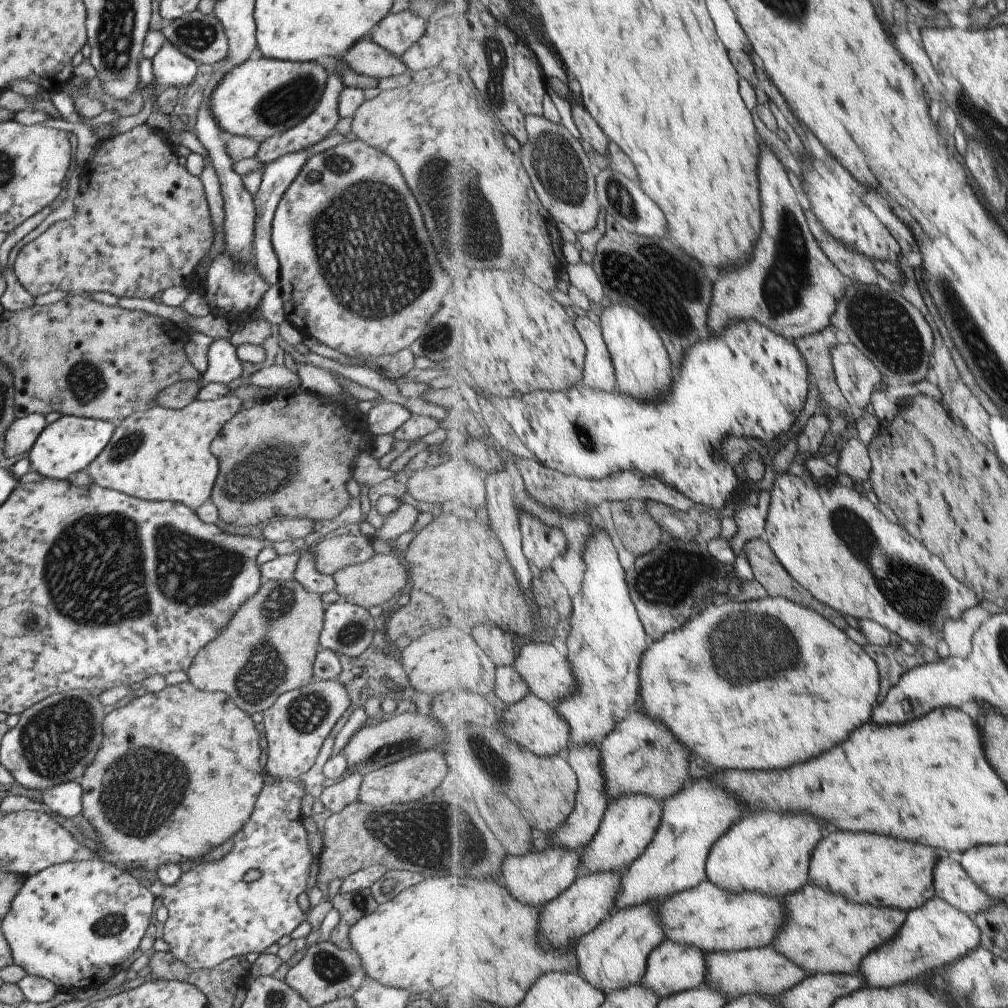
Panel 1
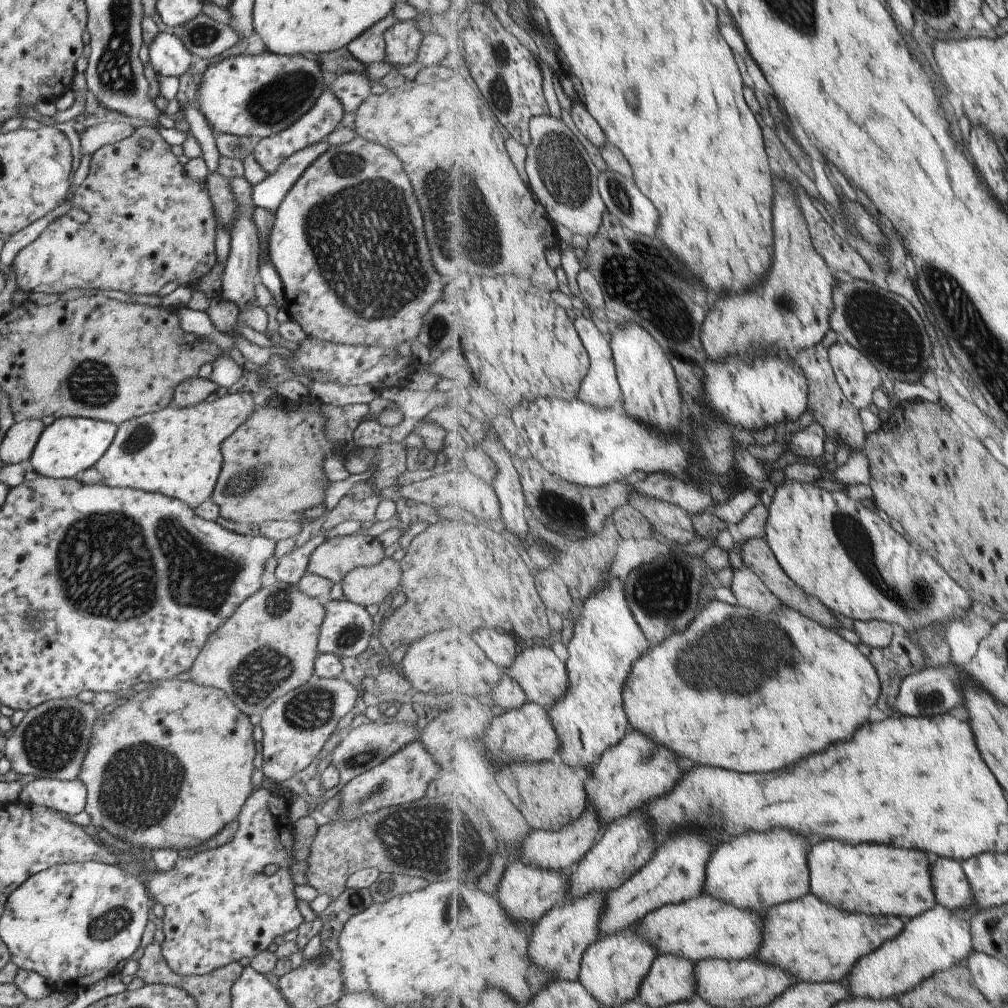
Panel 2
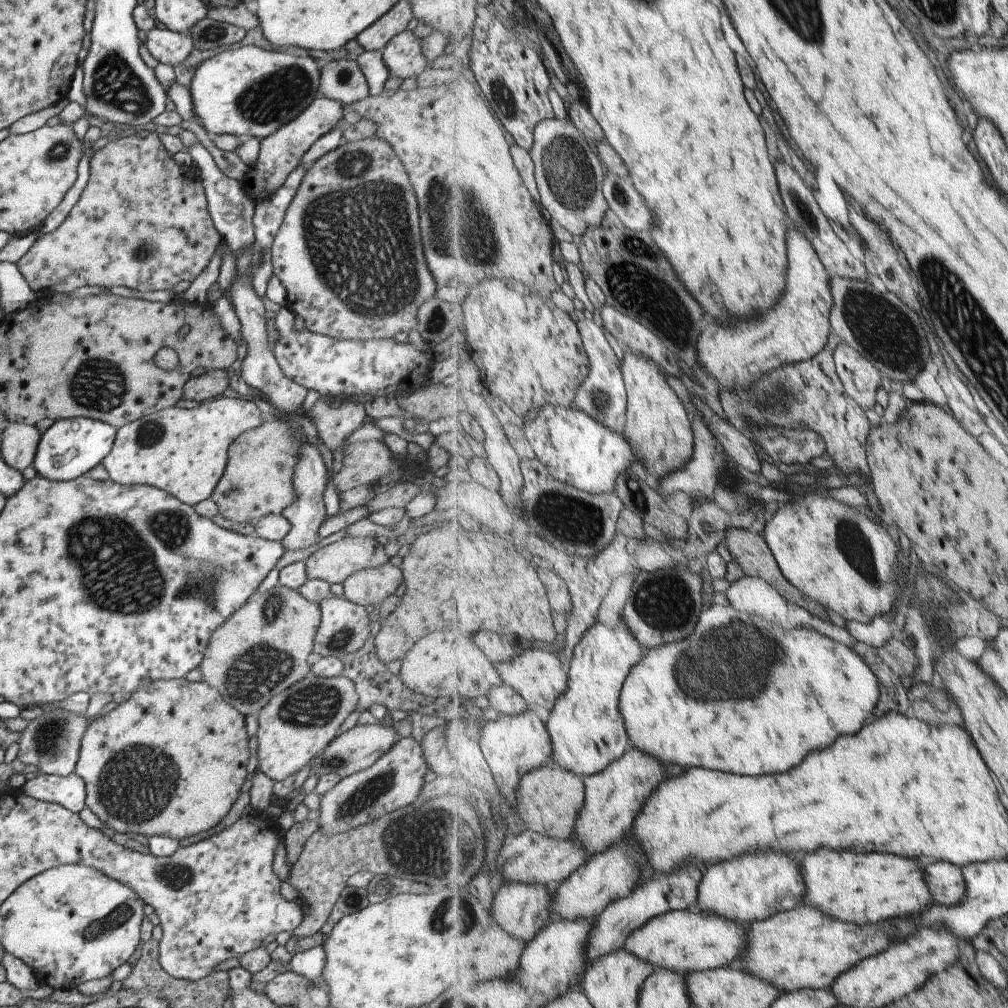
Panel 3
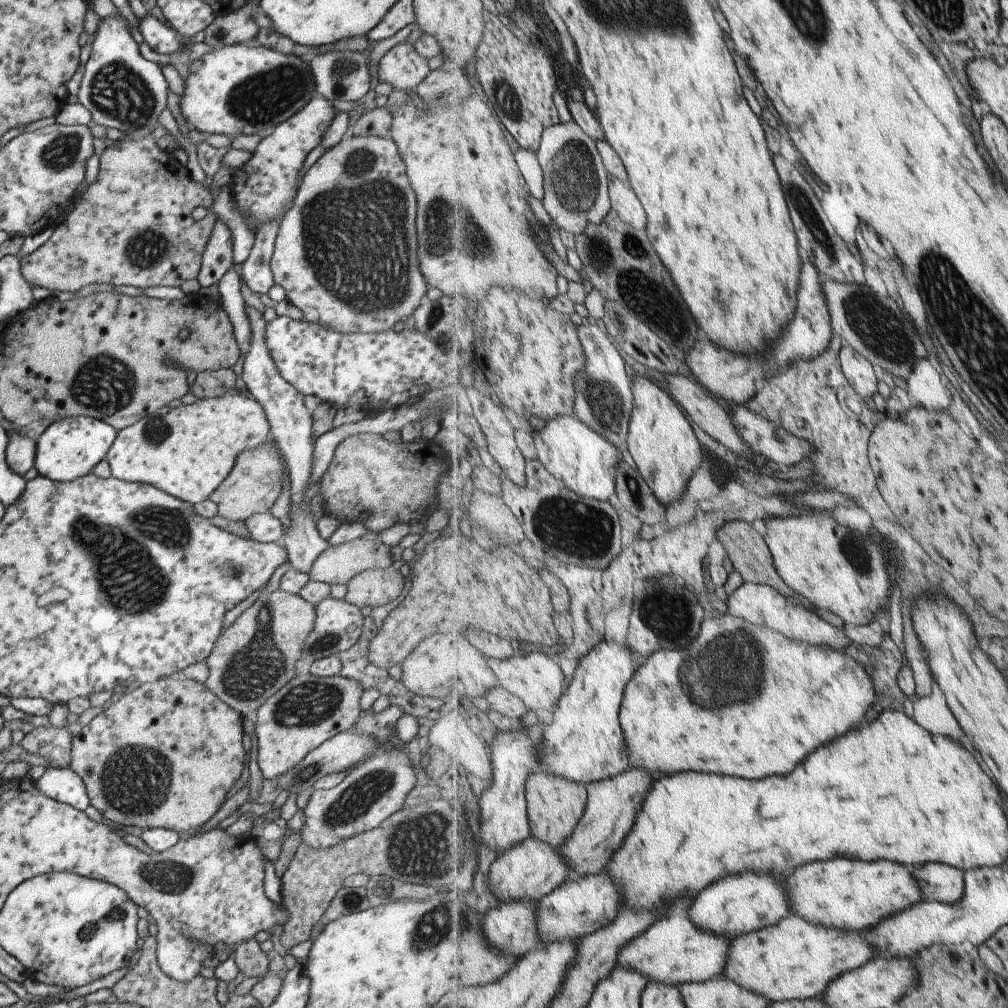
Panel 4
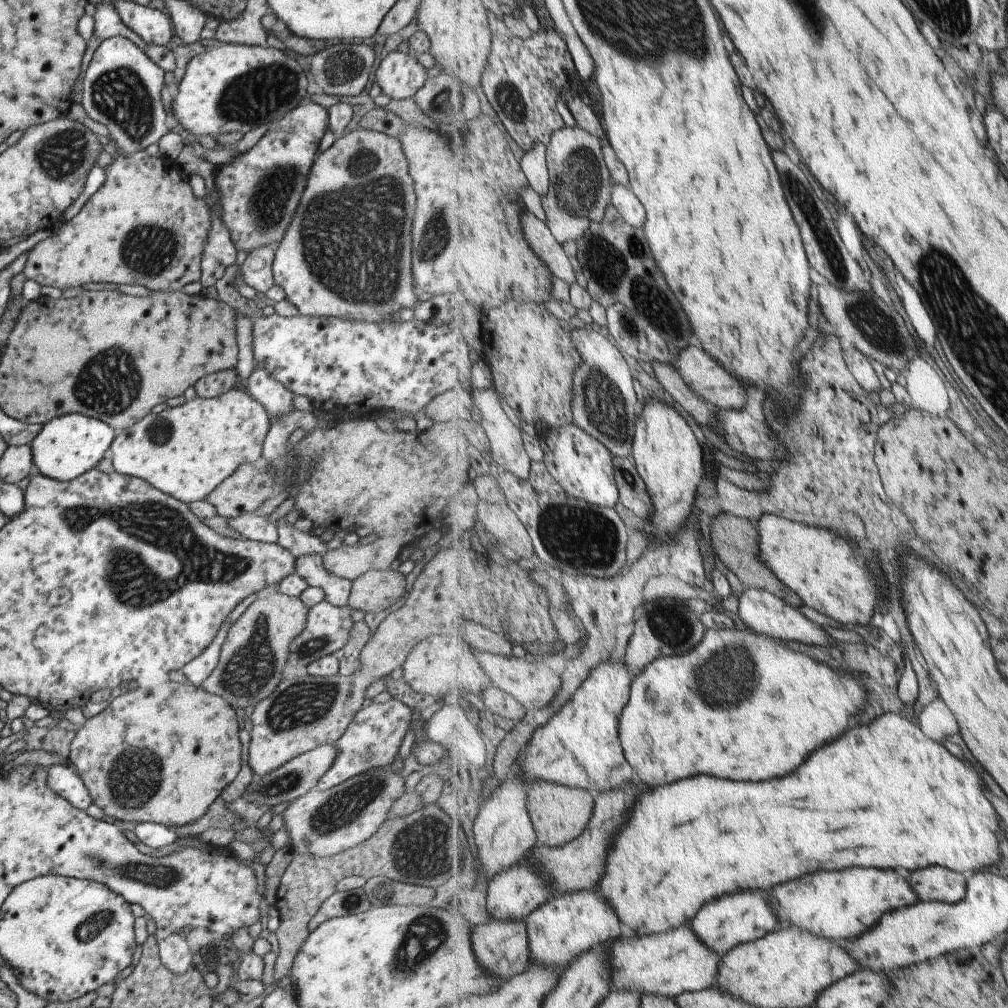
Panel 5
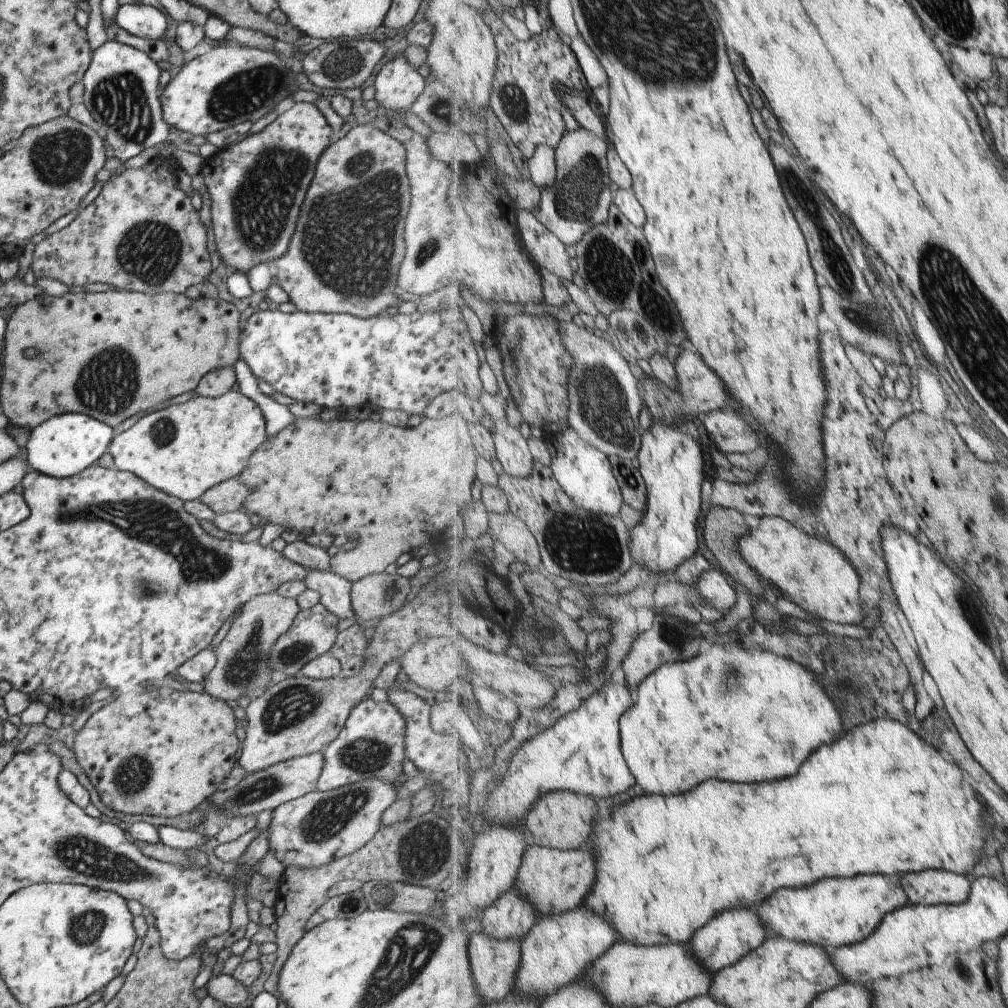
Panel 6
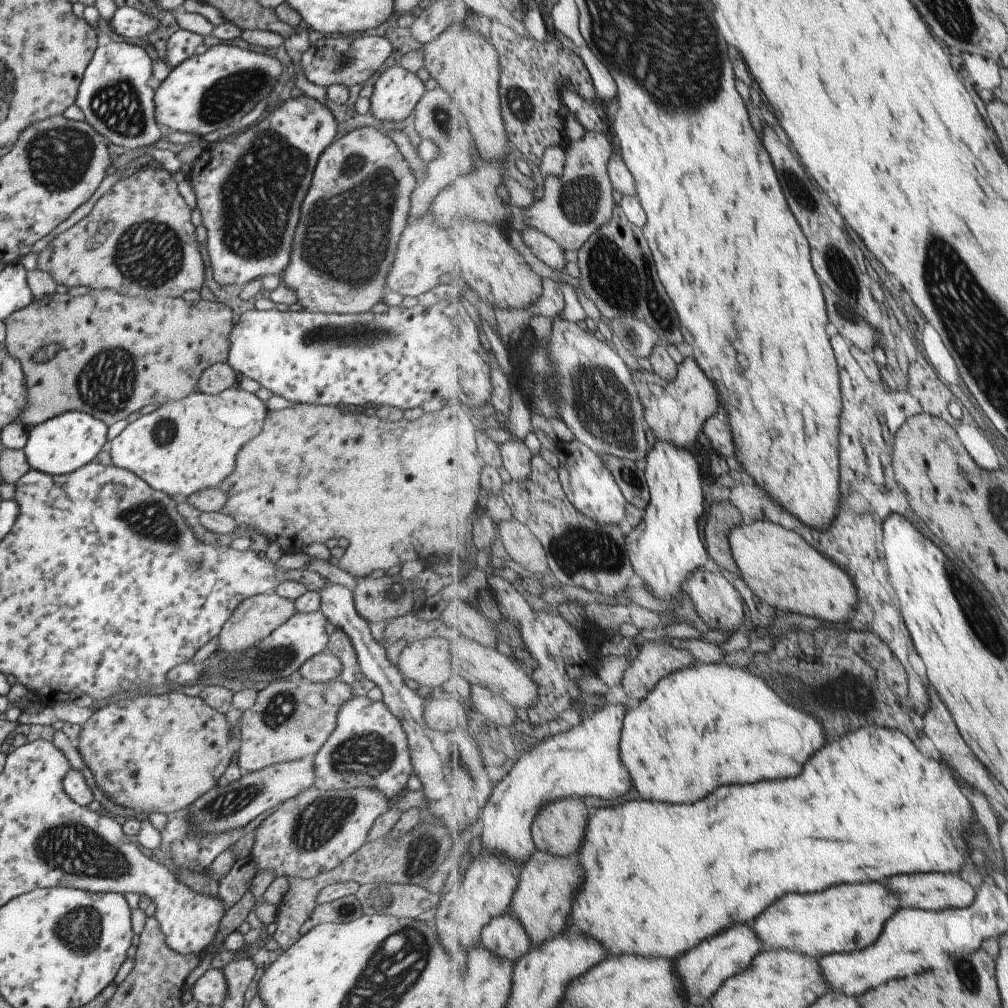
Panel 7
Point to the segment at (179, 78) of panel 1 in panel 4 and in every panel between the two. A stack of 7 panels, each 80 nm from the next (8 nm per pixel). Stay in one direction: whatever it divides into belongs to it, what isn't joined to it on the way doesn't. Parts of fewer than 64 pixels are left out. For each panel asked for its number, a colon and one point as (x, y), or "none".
2: (166, 53)
3: (168, 47)
4: (161, 39)

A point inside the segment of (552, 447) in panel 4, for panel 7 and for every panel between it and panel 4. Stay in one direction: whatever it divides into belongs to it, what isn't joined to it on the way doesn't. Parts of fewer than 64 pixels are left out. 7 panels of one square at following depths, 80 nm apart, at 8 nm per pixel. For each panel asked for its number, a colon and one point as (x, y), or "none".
5: (582, 465)
6: (585, 473)
7: (592, 489)

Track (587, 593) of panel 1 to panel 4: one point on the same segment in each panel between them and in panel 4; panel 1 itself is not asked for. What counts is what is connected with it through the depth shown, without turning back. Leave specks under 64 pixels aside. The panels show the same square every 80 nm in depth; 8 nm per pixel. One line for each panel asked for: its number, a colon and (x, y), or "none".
2: (607, 643)
3: (587, 727)
4: (585, 742)

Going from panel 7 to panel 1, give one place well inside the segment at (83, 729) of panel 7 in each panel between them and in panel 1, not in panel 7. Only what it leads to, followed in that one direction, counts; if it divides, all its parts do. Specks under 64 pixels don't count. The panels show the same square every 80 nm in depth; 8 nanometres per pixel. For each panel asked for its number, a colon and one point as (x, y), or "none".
1: (177, 772)
2: (169, 767)
3: (170, 760)
4: (164, 755)
5: (162, 754)
6: (162, 753)

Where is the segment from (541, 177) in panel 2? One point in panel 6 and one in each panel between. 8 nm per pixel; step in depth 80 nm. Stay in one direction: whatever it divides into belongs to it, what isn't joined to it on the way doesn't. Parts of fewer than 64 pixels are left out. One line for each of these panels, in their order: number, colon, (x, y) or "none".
3: (570, 176)
4: (576, 181)
5: (580, 192)
6: (581, 197)

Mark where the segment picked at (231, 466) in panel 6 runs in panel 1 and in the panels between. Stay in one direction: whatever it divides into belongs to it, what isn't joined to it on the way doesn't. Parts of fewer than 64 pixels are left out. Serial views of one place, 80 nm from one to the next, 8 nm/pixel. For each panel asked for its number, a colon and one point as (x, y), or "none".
1: (161, 454)
2: (175, 451)
3: (182, 451)
4: (186, 451)
5: (184, 452)

